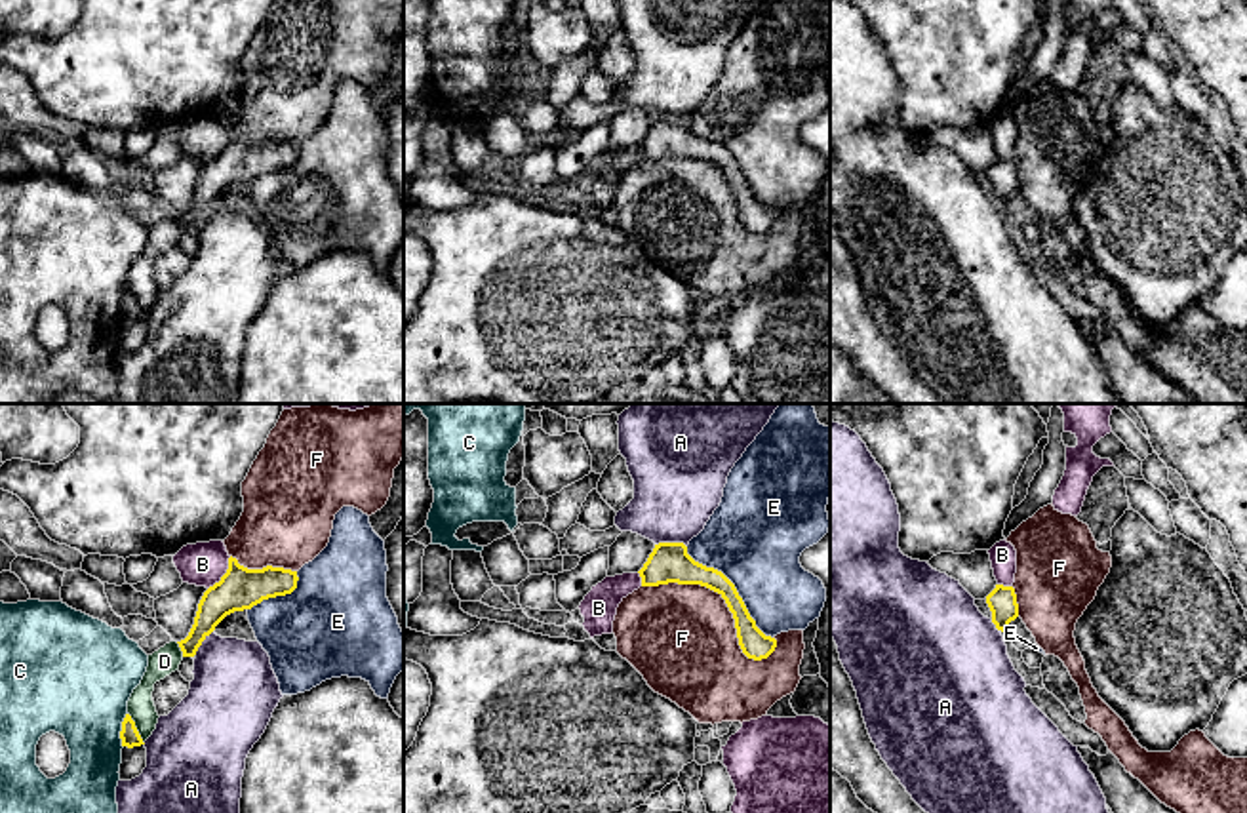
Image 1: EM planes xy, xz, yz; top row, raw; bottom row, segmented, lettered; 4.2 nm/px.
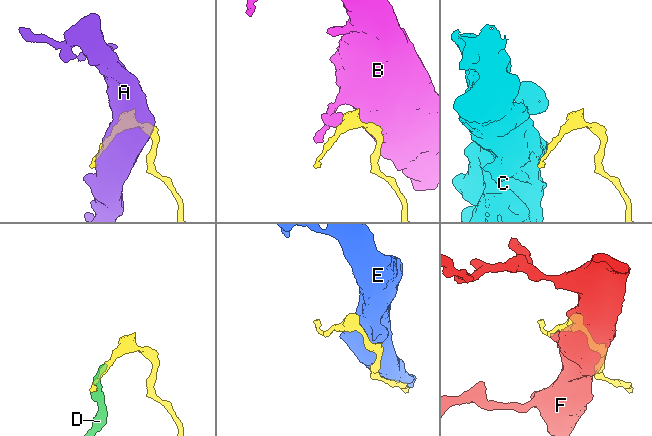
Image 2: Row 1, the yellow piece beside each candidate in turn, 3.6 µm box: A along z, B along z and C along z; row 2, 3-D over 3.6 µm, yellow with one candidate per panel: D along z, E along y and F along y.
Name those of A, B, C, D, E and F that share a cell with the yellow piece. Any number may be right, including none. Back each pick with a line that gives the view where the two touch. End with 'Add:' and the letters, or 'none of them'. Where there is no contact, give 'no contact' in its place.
Add: none of them

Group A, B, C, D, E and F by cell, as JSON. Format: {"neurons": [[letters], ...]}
{"neurons": [["A"], ["B"], ["C"], ["D"], ["E"], ["F"]]}

